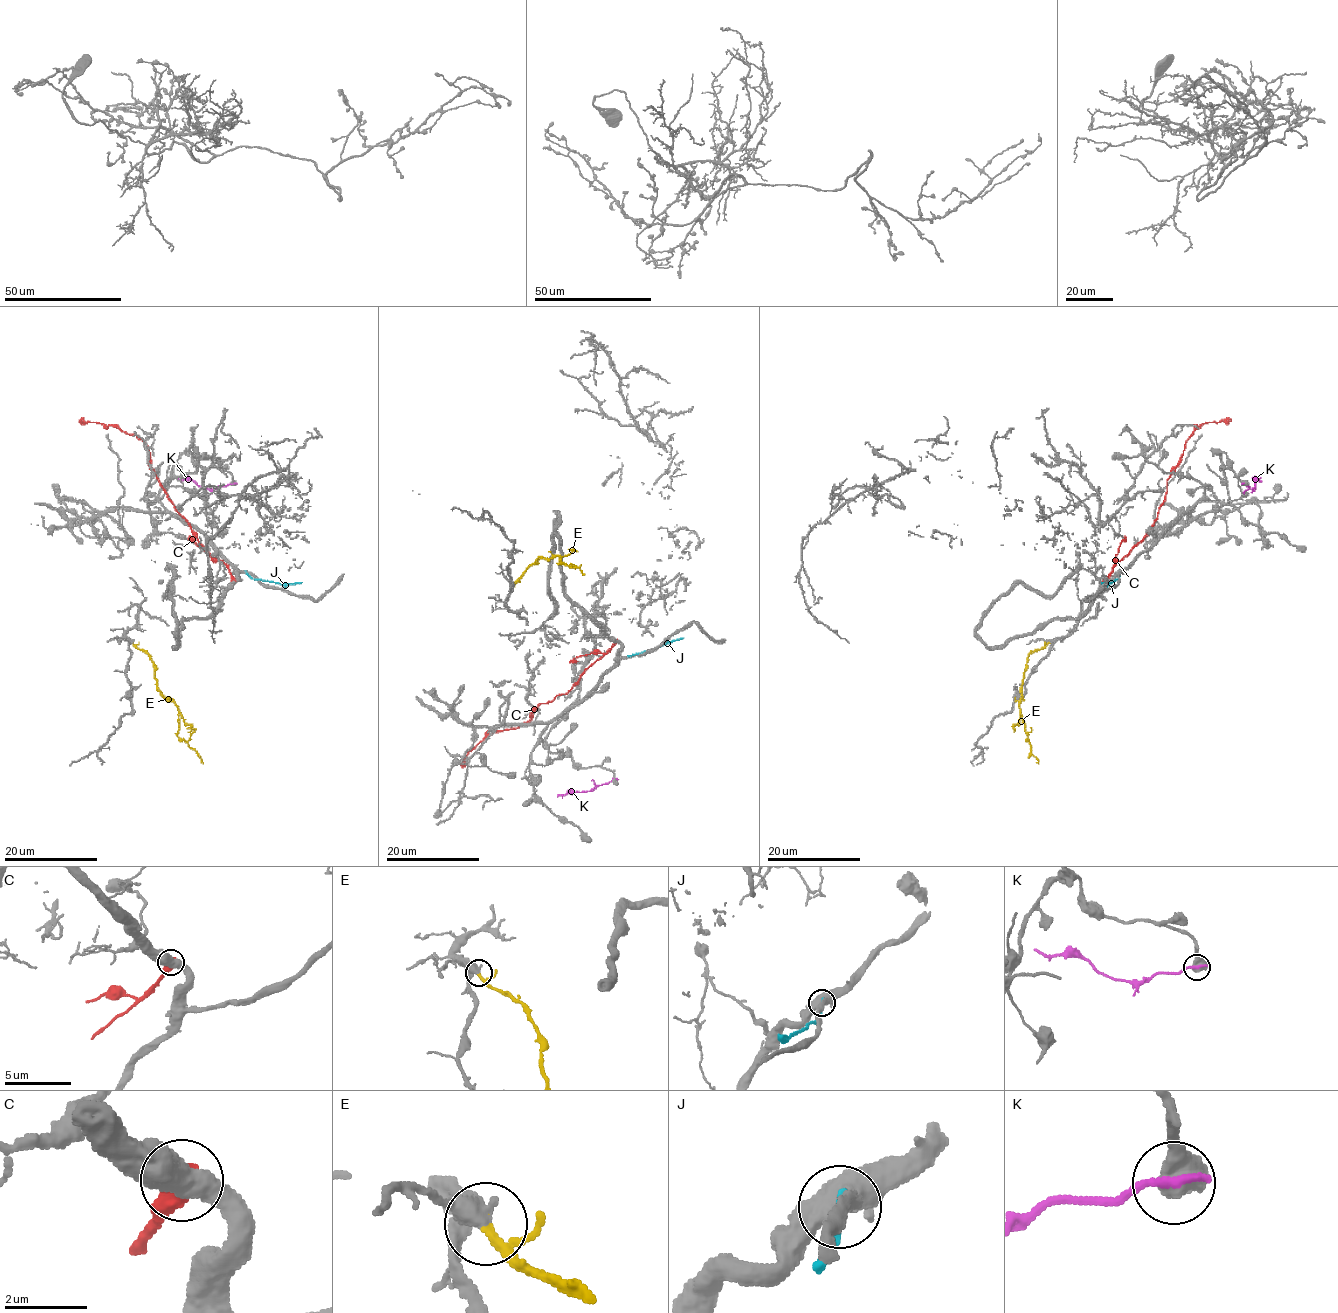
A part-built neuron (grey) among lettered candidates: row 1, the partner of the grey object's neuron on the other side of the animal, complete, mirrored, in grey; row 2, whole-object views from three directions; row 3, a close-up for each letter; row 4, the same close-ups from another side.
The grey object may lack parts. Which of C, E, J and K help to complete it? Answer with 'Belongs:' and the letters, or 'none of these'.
Belongs: E

